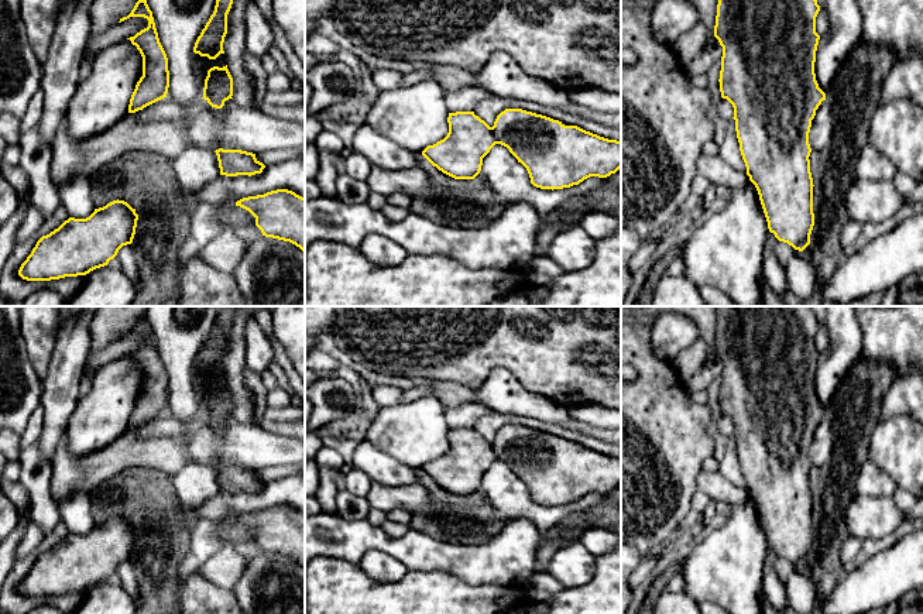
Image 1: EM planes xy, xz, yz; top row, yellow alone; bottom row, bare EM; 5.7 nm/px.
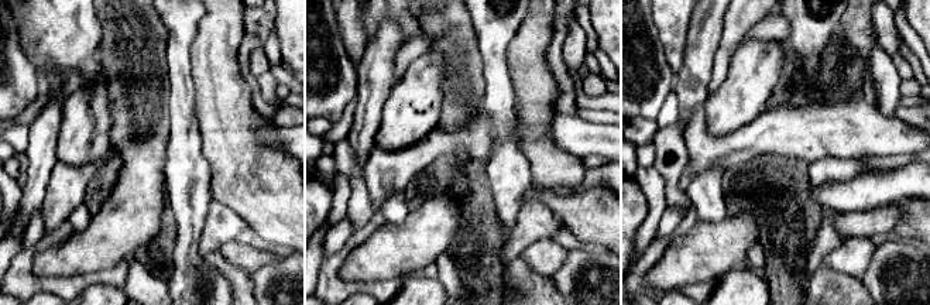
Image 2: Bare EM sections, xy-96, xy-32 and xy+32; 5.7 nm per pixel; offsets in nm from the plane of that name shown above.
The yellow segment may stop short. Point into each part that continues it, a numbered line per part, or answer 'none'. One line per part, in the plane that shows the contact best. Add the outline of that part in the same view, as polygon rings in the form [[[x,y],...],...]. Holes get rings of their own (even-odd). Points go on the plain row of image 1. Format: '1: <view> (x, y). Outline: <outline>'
none

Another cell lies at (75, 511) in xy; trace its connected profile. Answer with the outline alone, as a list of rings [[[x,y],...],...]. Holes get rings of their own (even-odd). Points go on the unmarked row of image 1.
[[[78,491],[58,504],[61,519],[69,534],[86,535],[95,528],[89,497],[89,494]]]

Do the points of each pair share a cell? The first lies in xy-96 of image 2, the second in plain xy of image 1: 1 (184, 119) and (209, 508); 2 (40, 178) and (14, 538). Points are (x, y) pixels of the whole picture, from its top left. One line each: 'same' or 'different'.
1: different
2: different

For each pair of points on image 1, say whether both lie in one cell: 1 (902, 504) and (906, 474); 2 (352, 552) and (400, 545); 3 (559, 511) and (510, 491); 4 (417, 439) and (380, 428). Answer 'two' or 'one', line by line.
1: two
2: one
3: one
4: one

